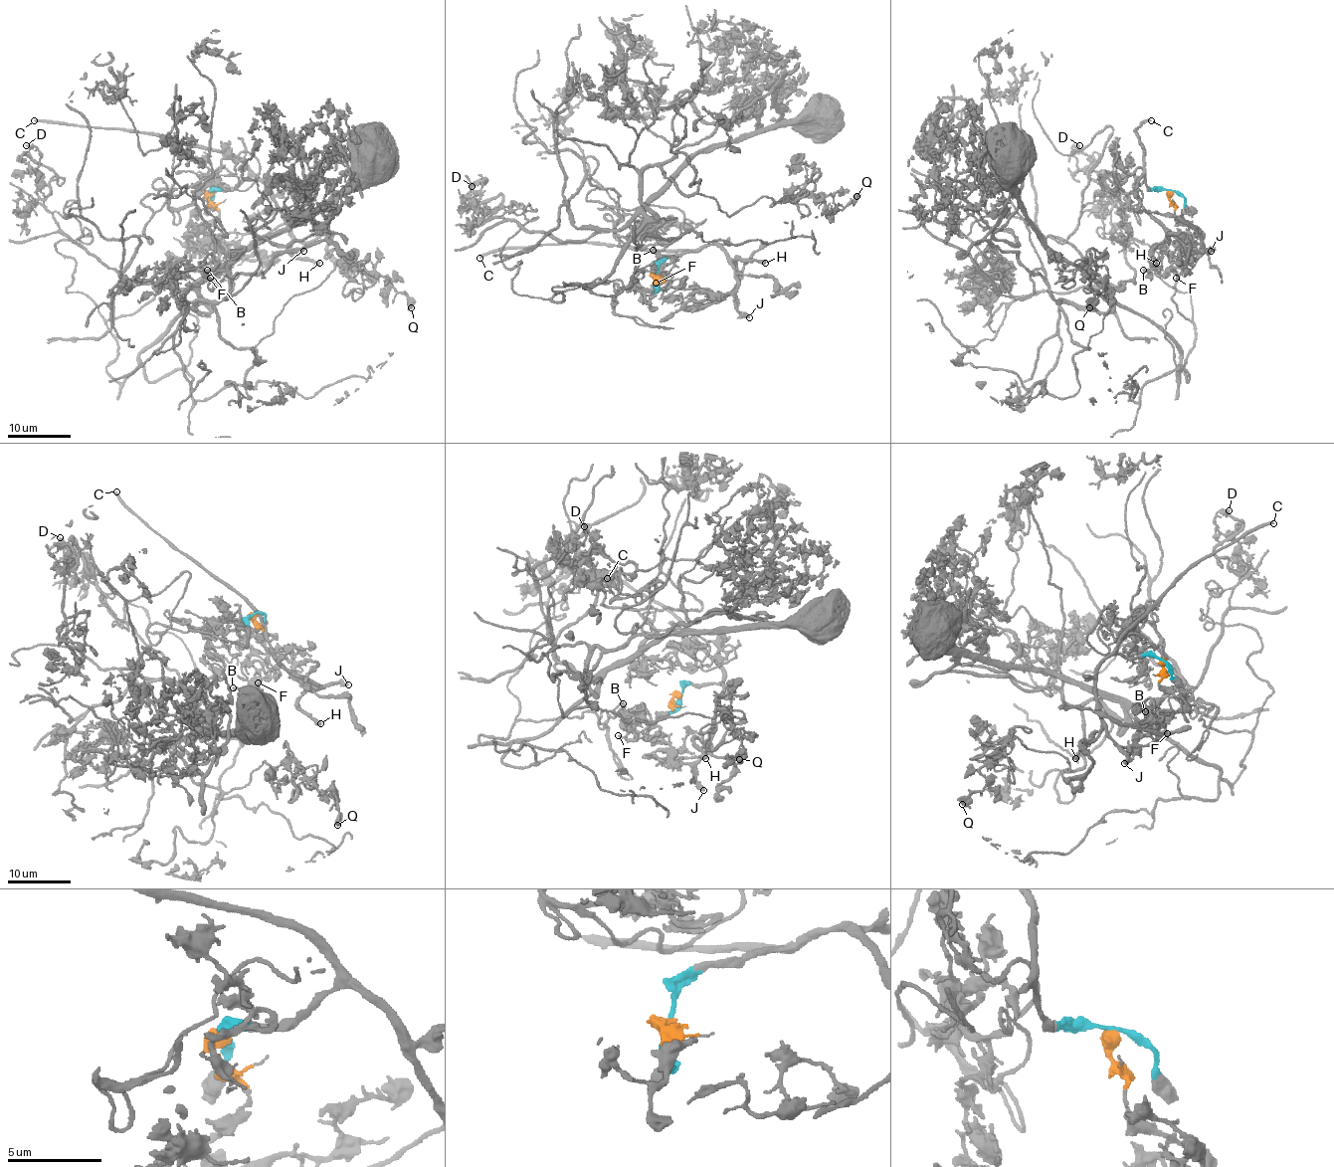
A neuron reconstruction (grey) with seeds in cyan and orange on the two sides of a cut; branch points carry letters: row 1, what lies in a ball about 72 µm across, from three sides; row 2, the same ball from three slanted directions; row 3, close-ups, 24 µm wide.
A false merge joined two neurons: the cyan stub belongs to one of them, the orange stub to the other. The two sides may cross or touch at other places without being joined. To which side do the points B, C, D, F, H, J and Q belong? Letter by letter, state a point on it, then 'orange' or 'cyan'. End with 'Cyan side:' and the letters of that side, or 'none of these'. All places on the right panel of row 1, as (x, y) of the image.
B: at (1143, 270); orange
C: at (1151, 120); cyan
D: at (1079, 145); orange
F: at (1176, 278); orange
H: at (1156, 263); cyan
J: at (1211, 251); cyan
Q: at (1089, 307); orange
Cyan side: C, H, J

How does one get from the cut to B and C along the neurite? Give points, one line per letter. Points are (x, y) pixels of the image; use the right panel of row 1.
B: (1171, 190), (1174, 216), (1189, 227), (1179, 245), (1184, 264), (1163, 275), (1150, 269), (1149, 273), (1142, 270)
C: (1171, 190), (1150, 189), (1144, 174), (1142, 147), (1136, 135), (1141, 125), (1150, 120)

